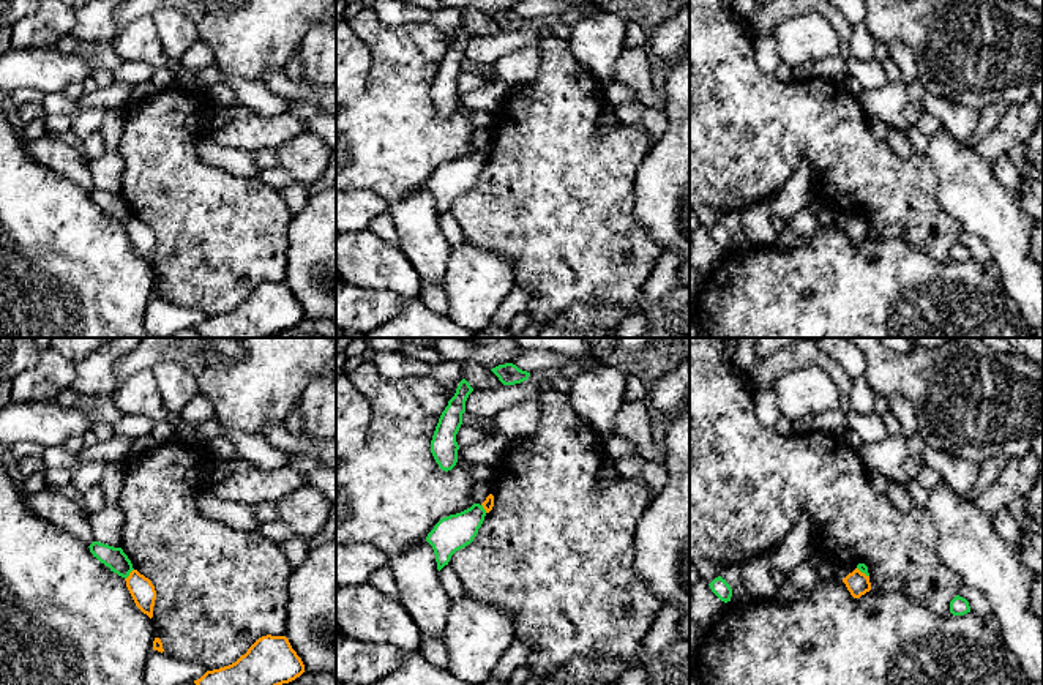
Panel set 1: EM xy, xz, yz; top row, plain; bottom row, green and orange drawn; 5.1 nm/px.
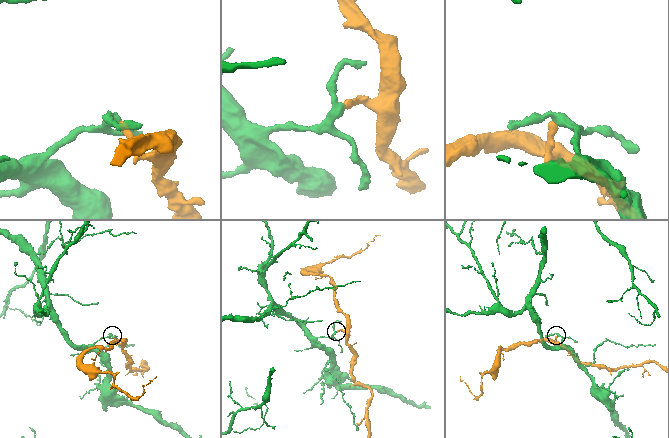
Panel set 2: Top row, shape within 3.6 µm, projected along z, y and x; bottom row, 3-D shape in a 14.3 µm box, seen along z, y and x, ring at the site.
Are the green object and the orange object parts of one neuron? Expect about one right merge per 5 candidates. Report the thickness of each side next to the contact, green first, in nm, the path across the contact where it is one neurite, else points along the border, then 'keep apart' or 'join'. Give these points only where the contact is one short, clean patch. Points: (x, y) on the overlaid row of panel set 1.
110 nm thick on the green side, 120 nm on the other; border along xy (133, 568), (125, 580); keep apart

